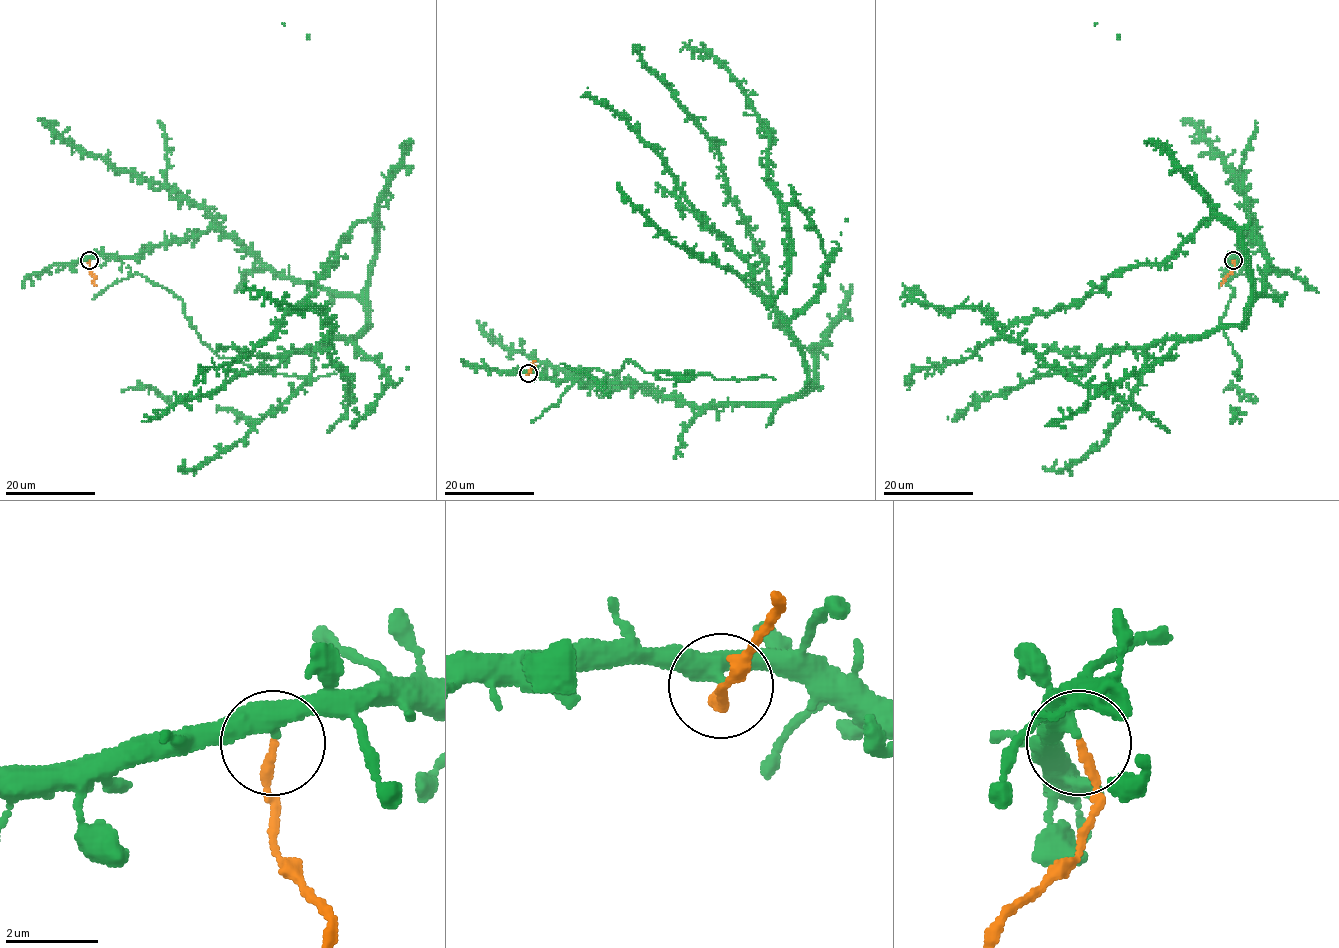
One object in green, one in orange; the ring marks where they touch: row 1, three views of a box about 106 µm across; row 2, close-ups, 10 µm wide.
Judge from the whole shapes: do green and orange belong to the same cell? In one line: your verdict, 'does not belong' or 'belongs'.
does not belong

